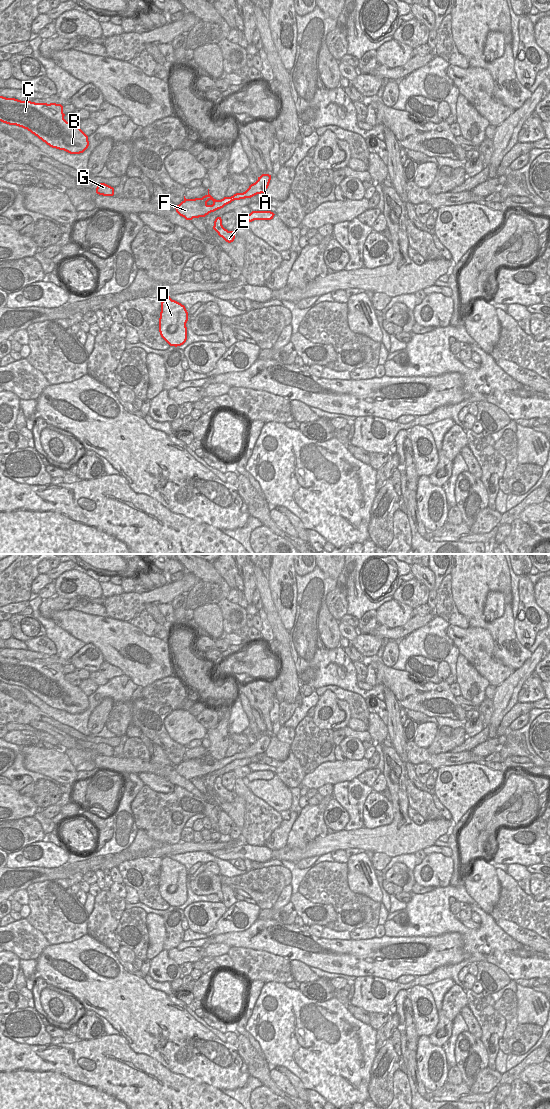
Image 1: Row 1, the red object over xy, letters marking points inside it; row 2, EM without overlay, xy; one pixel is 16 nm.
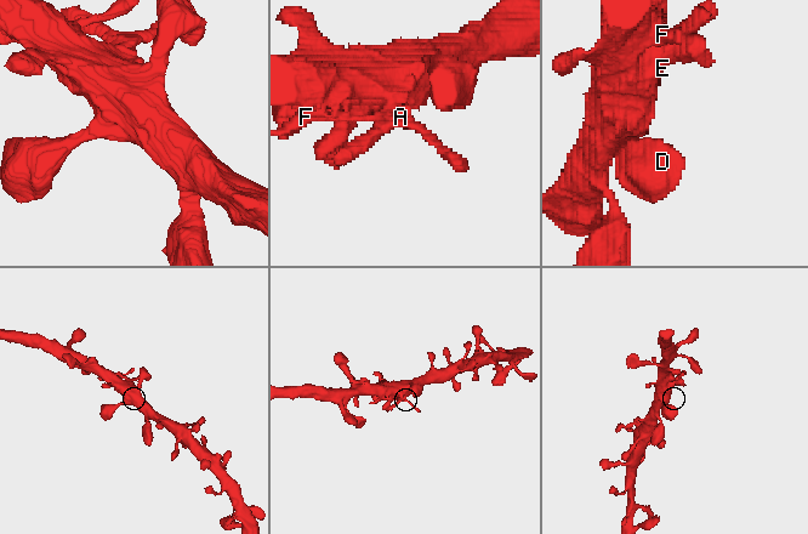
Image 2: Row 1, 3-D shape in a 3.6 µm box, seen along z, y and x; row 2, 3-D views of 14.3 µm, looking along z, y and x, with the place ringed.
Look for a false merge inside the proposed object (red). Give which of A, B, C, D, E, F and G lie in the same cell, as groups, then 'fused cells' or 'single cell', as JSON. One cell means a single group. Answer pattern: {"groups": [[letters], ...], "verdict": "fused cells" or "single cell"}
{"groups": [["A", "B", "C", "D", "E", "F", "G"]], "verdict": "single cell"}

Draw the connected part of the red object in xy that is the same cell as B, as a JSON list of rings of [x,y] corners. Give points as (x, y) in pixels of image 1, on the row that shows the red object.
[[[0,96],[0,121],[27,129],[52,148],[70,154],[83,153],[89,146],[88,136],[64,119],[63,106],[56,103],[35,103]]]

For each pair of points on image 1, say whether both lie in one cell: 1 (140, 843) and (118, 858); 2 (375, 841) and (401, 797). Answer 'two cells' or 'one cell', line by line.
1: one cell
2: one cell

